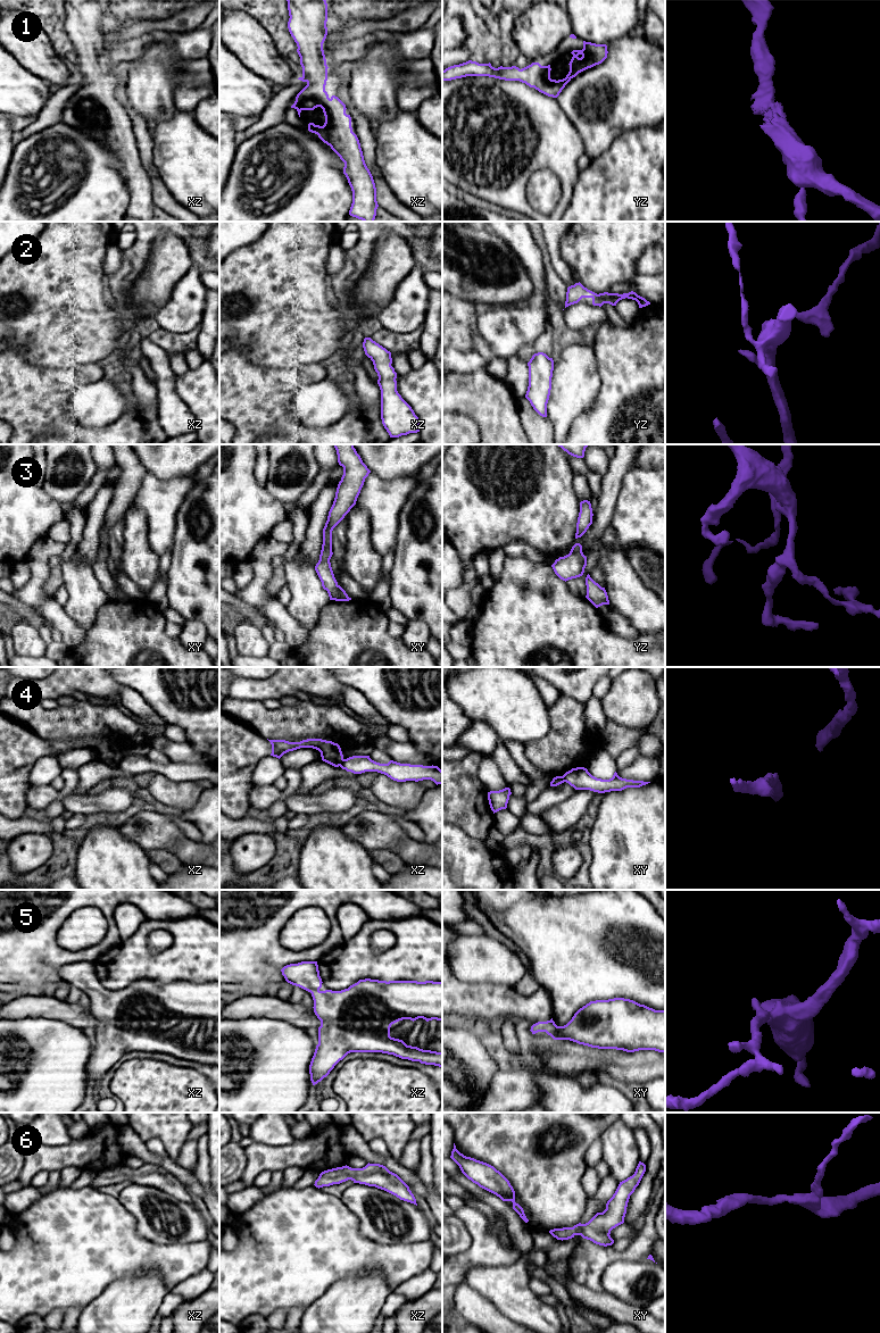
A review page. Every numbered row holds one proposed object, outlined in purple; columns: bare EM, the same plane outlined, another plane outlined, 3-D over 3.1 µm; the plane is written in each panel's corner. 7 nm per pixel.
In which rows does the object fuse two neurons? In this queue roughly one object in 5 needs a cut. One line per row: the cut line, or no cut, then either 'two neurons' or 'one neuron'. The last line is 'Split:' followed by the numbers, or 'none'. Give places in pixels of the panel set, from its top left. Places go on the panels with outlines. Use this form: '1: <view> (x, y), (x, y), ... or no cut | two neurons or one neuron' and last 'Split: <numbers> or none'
1: no cut | one neuron
2: no cut | one neuron
3: no cut | one neuron
4: xz (343, 759), (340, 766) | two neurons
5: no cut | one neuron
6: no cut | one neuron
Split: 4

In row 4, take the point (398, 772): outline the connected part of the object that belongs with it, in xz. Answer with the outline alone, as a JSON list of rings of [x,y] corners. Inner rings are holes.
[[[352,756],[343,759],[340,767],[354,774],[377,772],[397,782],[431,780],[437,785],[442,784],[442,770],[433,765],[400,764],[393,760],[388,764],[380,764],[372,760],[370,756]]]

